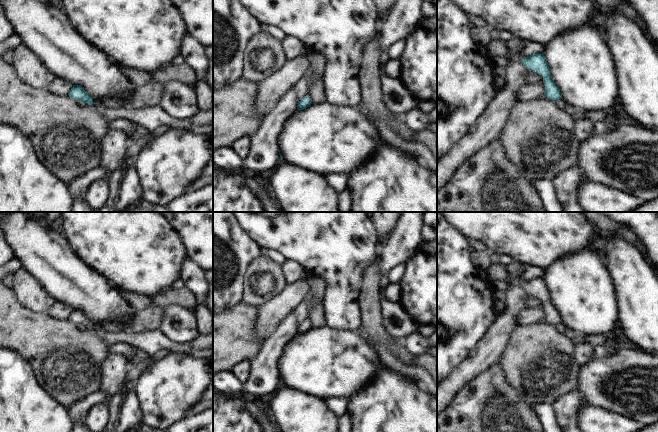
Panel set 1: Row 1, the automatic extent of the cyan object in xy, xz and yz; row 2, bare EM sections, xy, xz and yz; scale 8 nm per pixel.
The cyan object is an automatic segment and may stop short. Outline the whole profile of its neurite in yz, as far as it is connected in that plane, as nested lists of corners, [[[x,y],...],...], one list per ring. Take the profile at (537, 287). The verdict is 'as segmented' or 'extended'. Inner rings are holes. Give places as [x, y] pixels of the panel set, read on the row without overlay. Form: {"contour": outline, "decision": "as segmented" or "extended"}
{"contour": [[[518,261],[506,264],[505,267],[507,271],[505,281],[507,283],[519,285],[526,292],[542,300],[545,310],[545,321],[556,326],[562,322],[560,313],[551,301],[551,295],[544,278],[536,277],[530,281],[526,281],[524,279],[526,264]]], "decision": "extended"}

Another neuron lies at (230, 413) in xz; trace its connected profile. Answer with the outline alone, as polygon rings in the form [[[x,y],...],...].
[[[213,391],[213,432],[263,432],[250,413],[247,398]]]

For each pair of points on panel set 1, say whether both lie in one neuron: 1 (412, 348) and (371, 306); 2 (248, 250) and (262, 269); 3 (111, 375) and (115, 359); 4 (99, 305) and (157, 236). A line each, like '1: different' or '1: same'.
1: different
2: different
3: same
4: different

